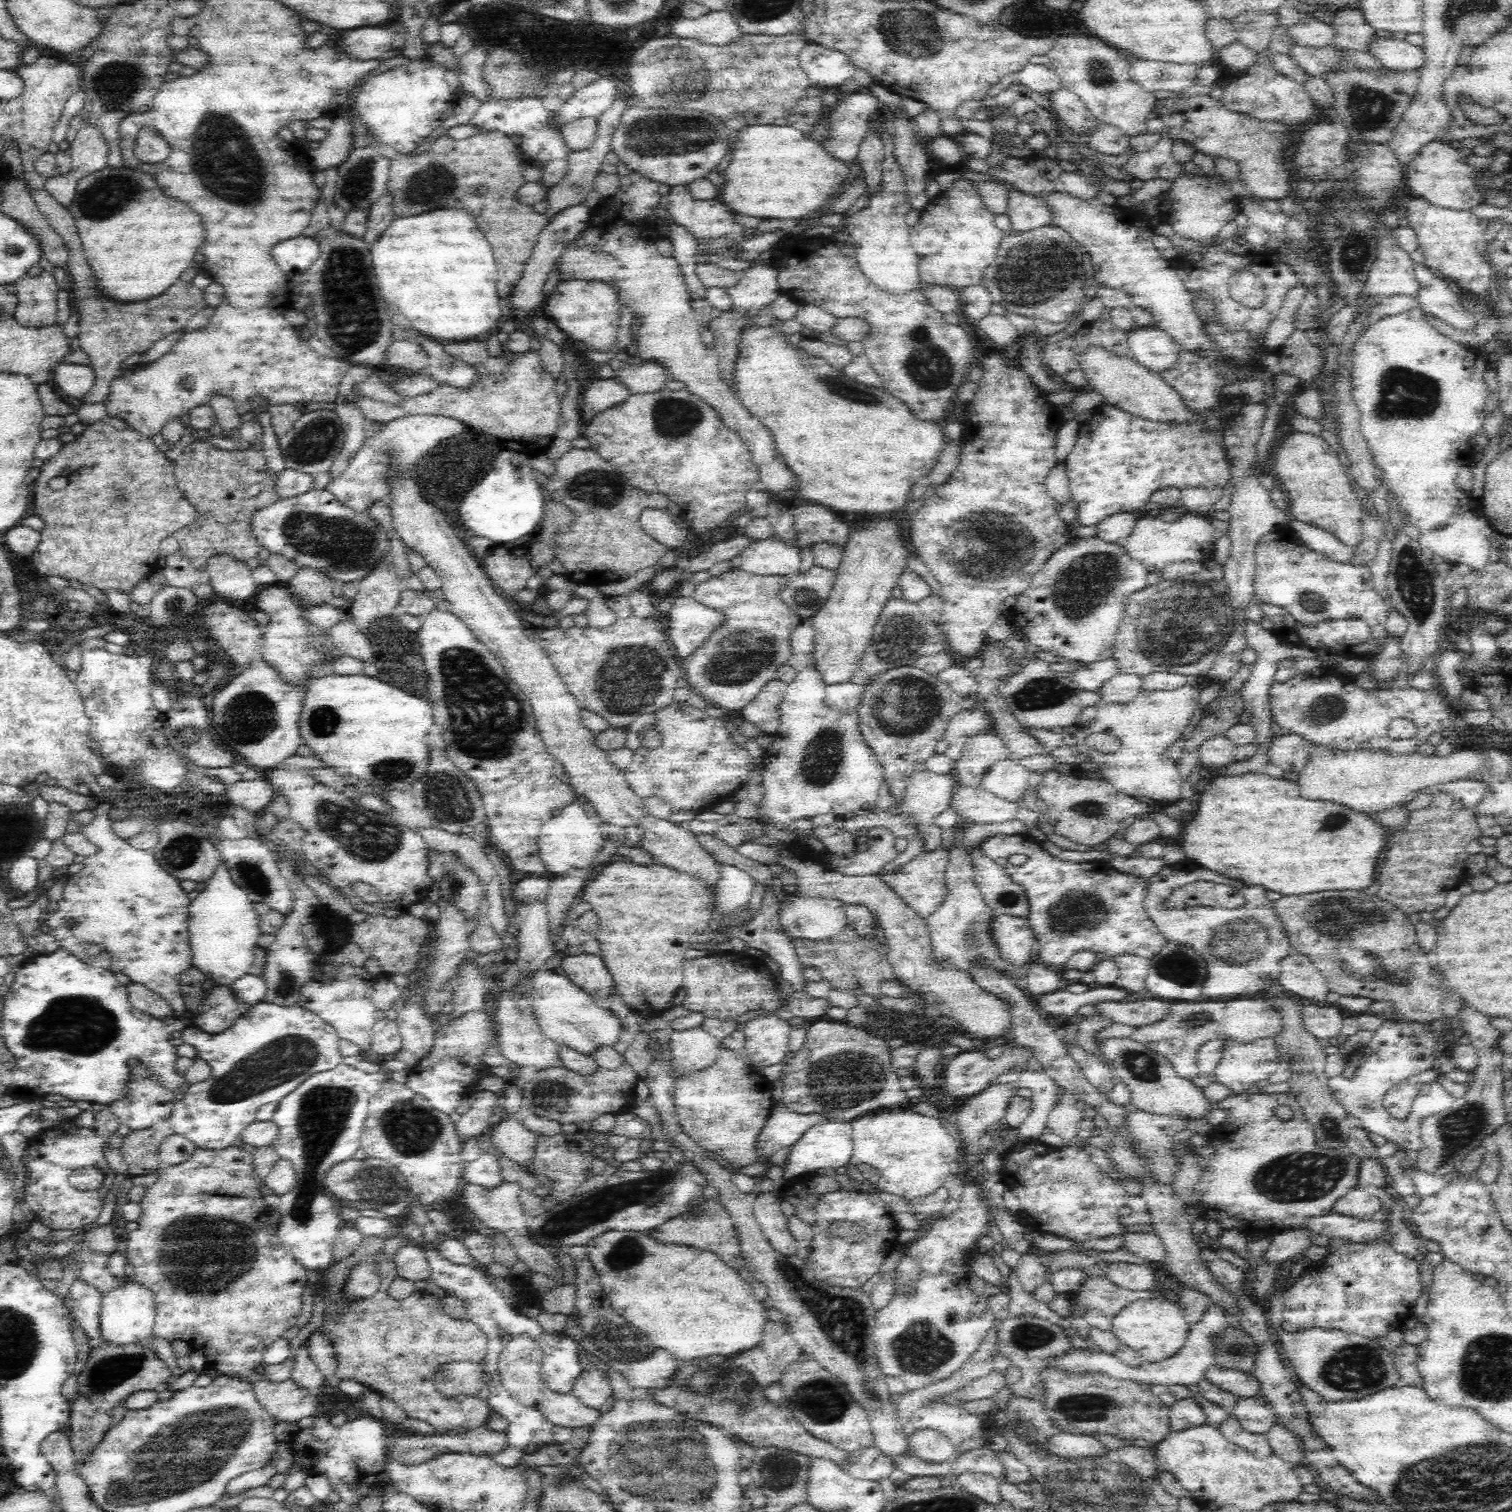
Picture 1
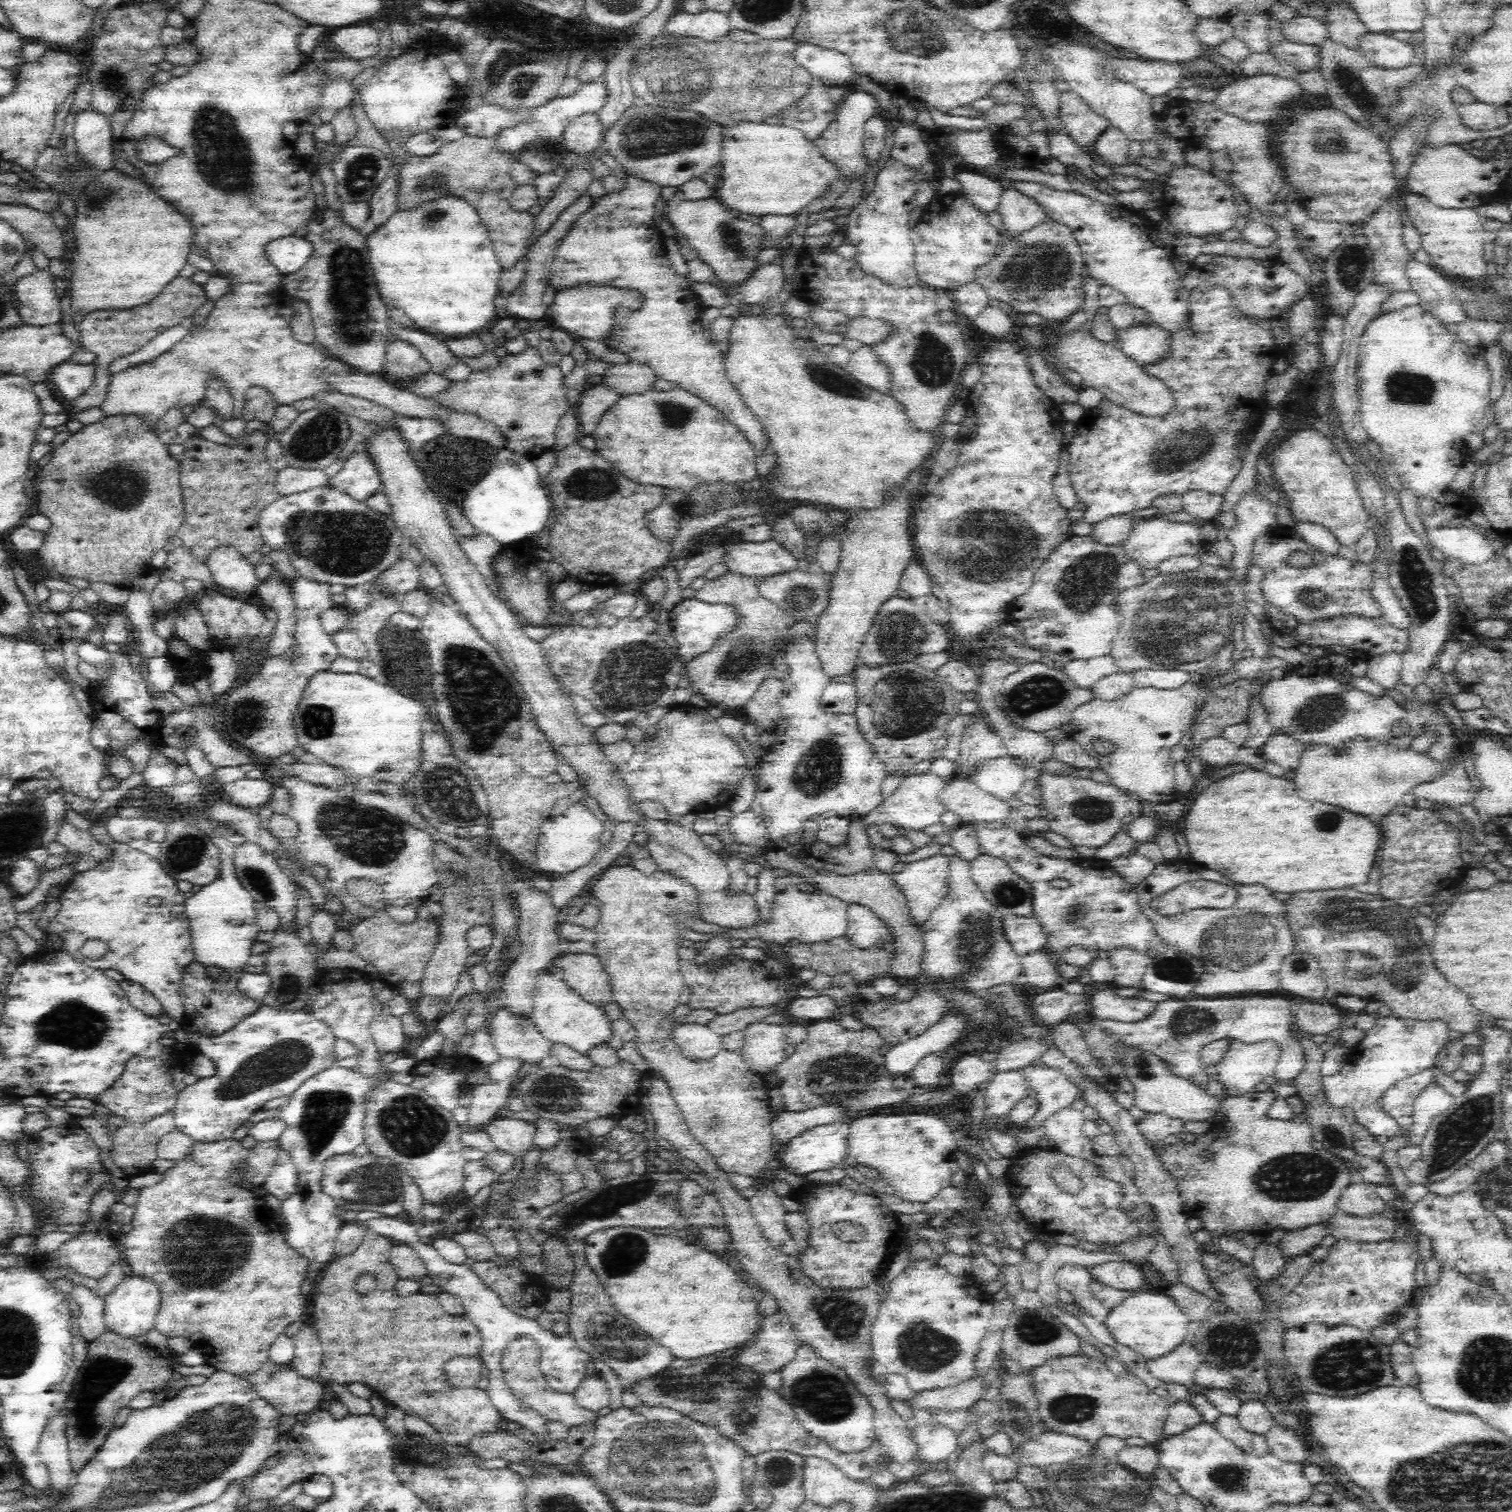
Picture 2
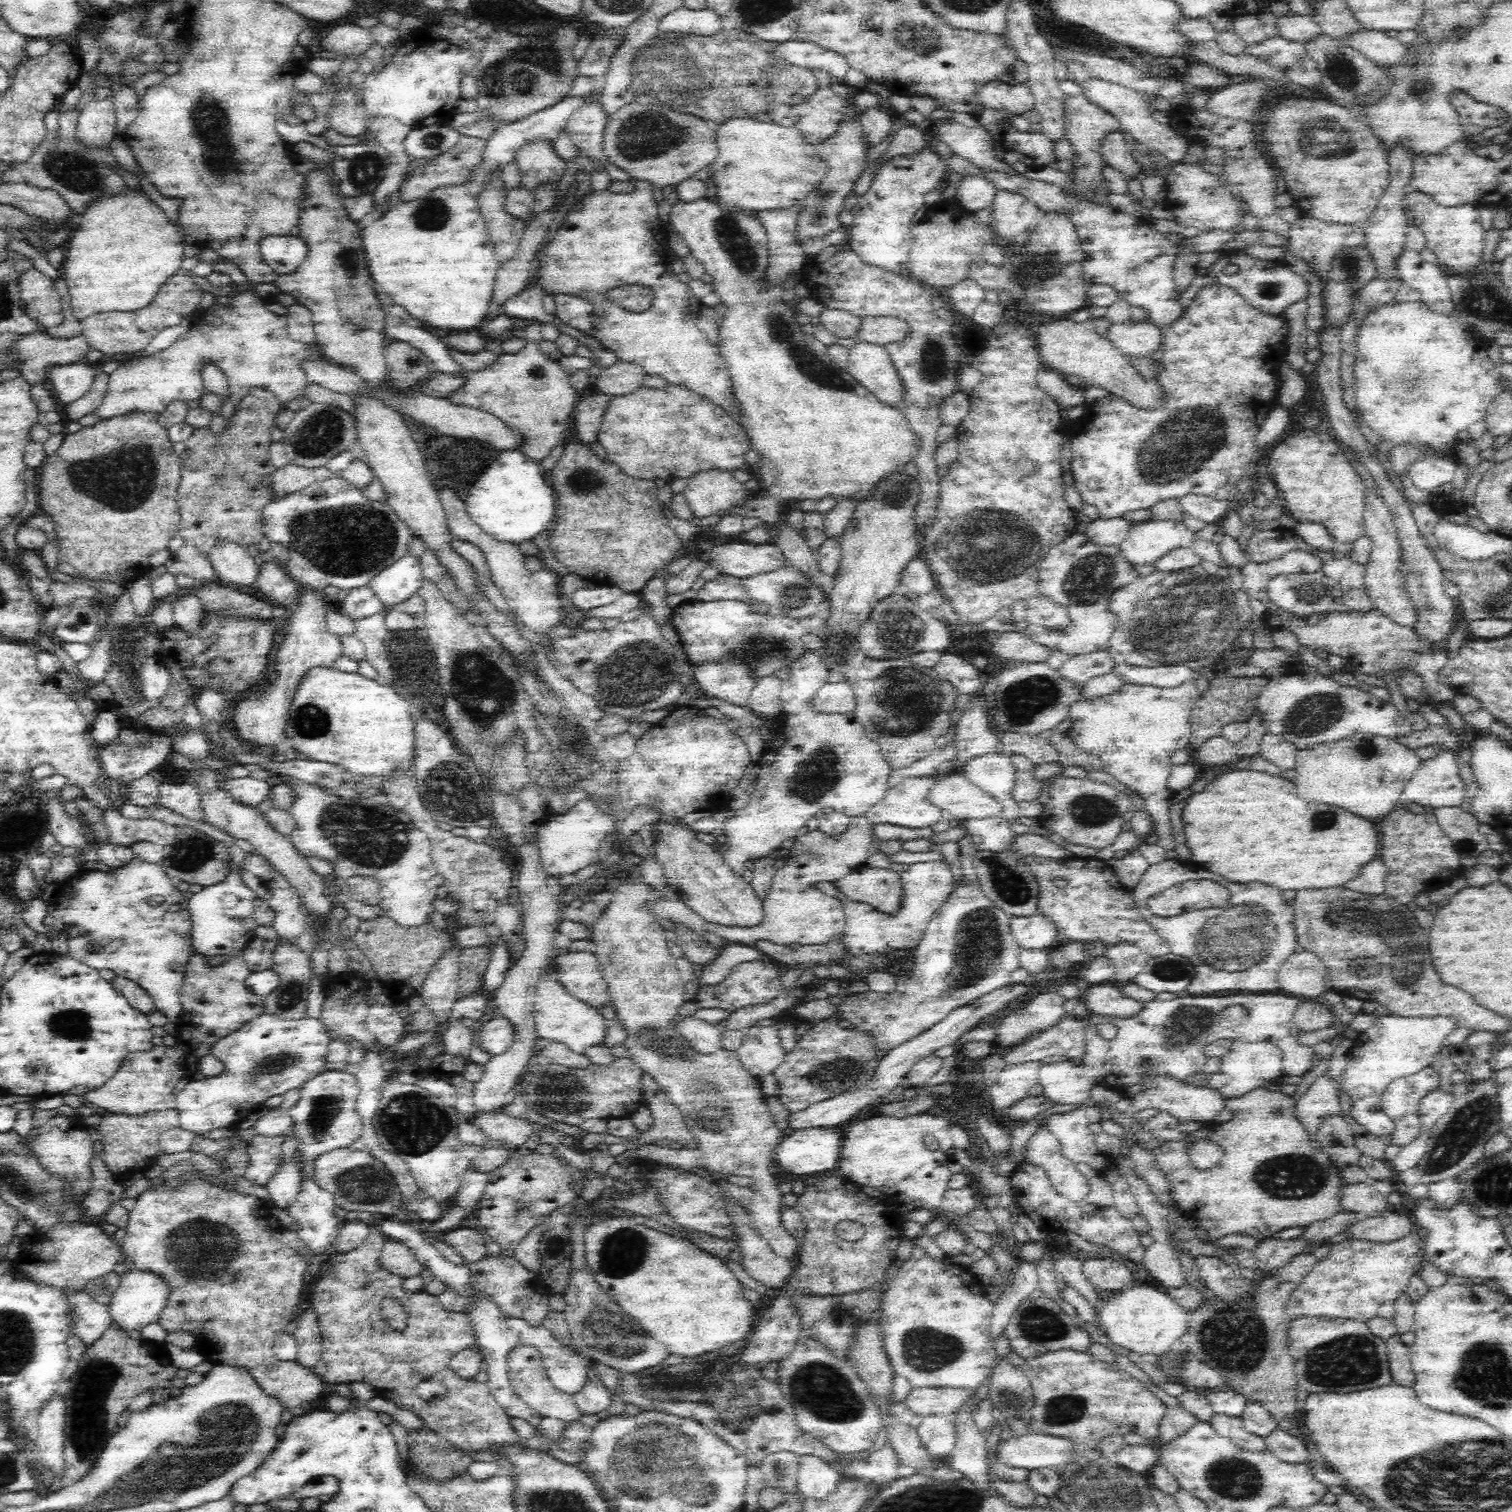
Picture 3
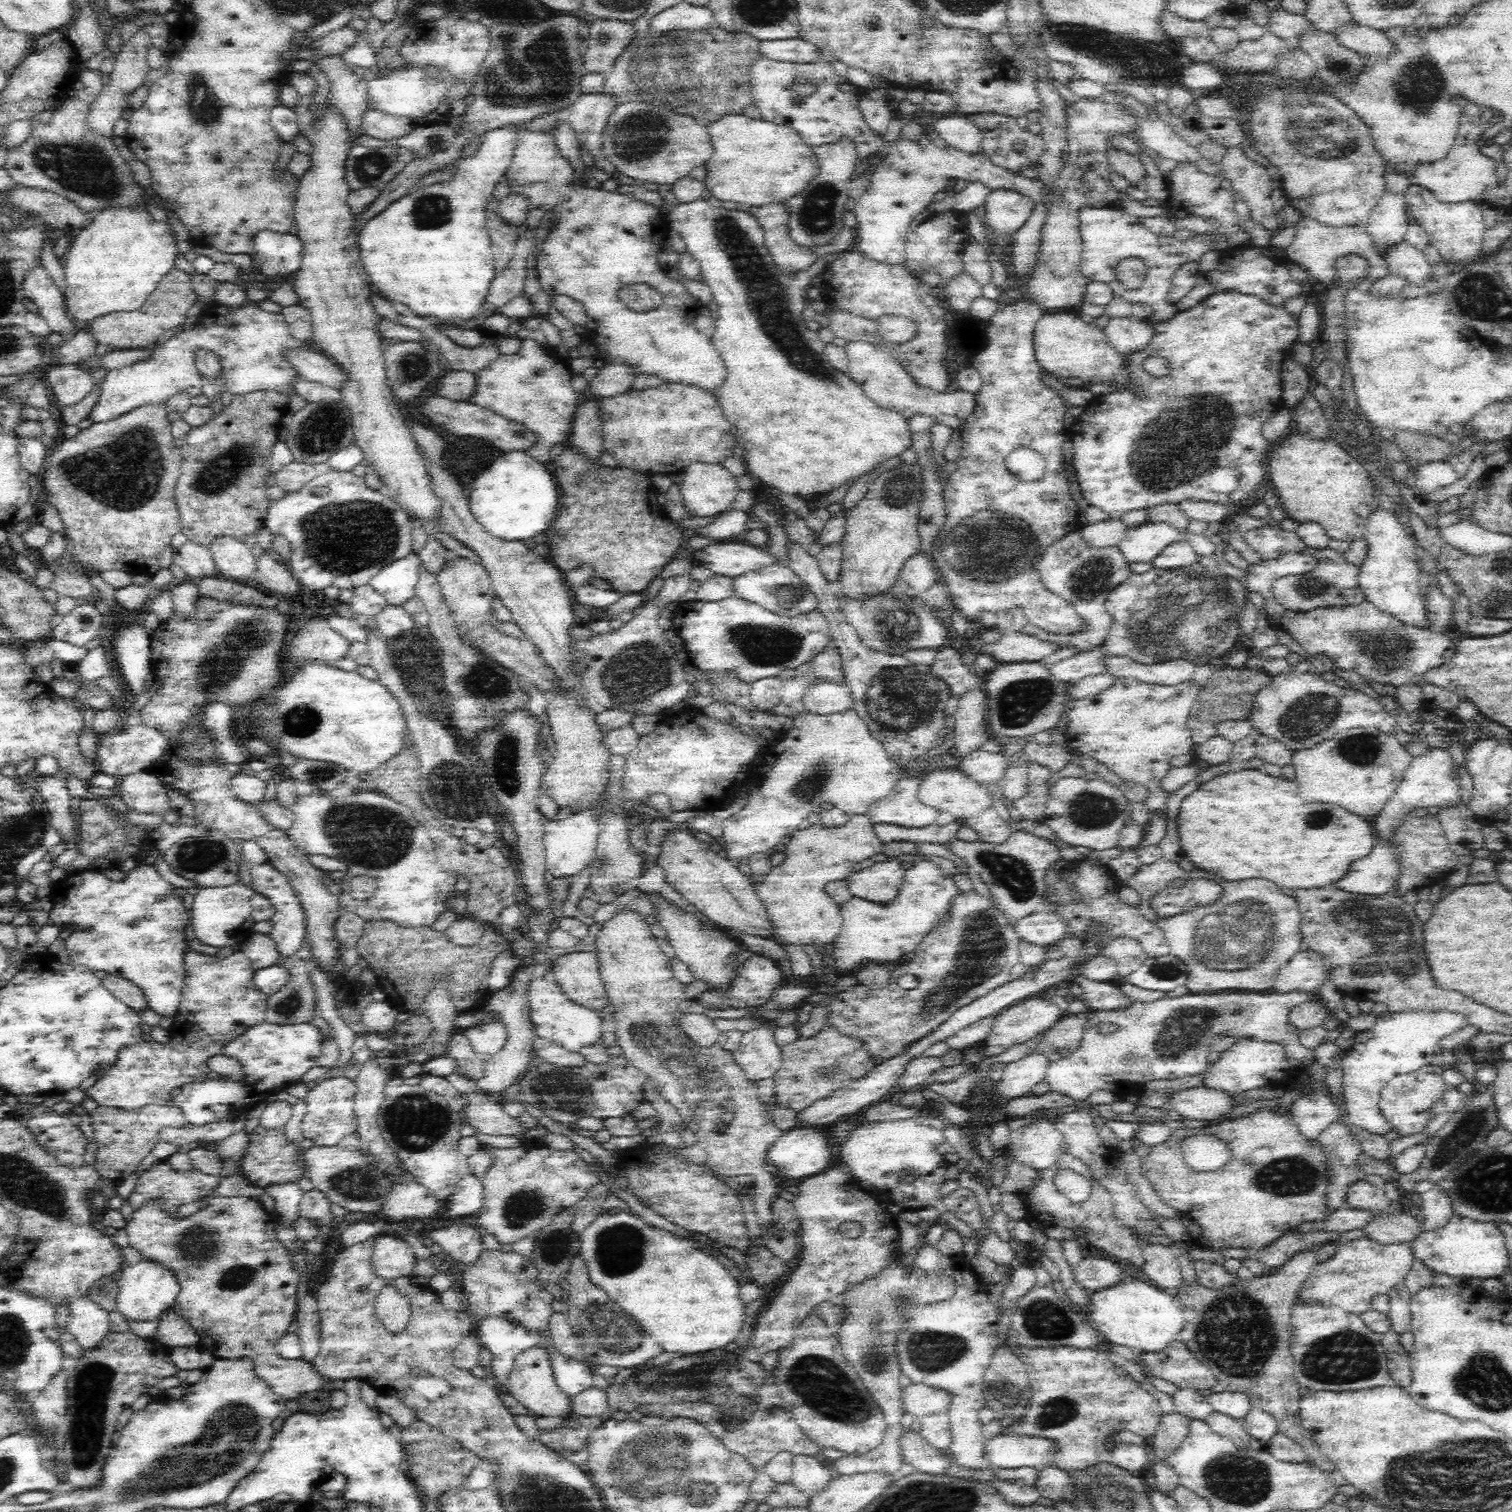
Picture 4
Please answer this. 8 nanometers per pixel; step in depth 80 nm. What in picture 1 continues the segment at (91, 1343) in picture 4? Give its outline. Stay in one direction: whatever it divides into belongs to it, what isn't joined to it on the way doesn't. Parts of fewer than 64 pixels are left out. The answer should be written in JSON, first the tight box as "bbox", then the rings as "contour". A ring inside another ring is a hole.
{"bbox":[66,1278,103,1338],"contour":[[[79,1278],[70,1284],[66,1303],[72,1319],[78,1320],[88,1338],[100,1336],[98,1316],[103,1294]]]}

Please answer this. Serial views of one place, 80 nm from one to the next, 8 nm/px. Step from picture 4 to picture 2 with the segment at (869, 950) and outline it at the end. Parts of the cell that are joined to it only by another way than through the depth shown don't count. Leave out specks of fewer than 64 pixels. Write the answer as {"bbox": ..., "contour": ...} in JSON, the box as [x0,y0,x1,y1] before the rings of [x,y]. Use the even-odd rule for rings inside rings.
{"bbox":[845,853,949,948],"contour":[[[940,853],[904,863],[901,872],[889,875],[904,895],[916,924],[926,922],[945,898],[949,887],[948,864],[949,856]],[[849,904],[847,906],[847,929],[845,932],[851,943],[858,948],[868,948],[870,946],[880,946],[884,940],[890,941],[890,933],[884,930],[882,921],[876,920],[874,914],[868,911],[867,907],[861,904]]]}

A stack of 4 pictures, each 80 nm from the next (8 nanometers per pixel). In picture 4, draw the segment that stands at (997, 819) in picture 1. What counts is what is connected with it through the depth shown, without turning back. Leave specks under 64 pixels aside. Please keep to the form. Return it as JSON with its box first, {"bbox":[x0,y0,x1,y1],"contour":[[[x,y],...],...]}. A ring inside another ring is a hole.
{"bbox":[919,768,992,823],"contour":[[[940,768],[924,773],[921,777],[921,787],[919,790],[920,800],[924,804],[937,808],[939,811],[950,812],[954,820],[963,823],[968,818],[975,817],[988,811],[992,806],[992,797],[988,795],[986,788],[972,781],[972,778],[964,774],[963,771],[954,768]]]}

